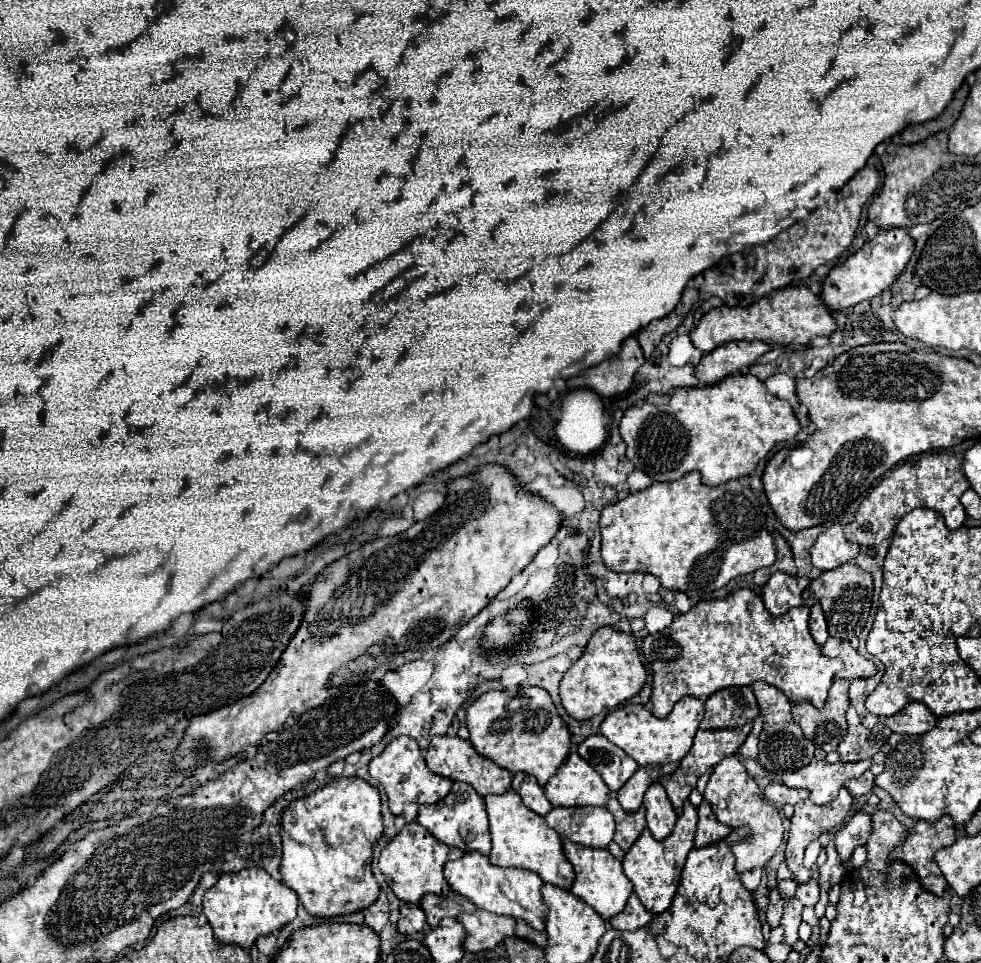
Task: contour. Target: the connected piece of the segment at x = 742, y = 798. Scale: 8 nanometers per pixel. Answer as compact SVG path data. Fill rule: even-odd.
M736 753L724 757L714 767L714 771L708 779L706 791L704 791L704 799L710 801L712 811L720 823L730 825L730 827L748 827L754 835L754 839L750 839L750 841L732 845L732 853L736 857L736 871L742 873L742 871L750 871L754 867L764 867L782 843L782 837L784 837L782 815L780 815L778 807L768 803L764 797L760 797L758 783L748 775L746 767L742 765L742 761L738 759Z

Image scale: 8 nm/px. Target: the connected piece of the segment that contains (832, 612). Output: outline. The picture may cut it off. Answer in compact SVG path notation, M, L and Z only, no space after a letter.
M846 563L846 565L840 565L838 569L824 571L818 579L810 583L810 589L814 591L814 595L818 597L824 609L830 637L848 641L862 633L870 615L870 605L872 605L872 575L870 573L862 571L856 563Z

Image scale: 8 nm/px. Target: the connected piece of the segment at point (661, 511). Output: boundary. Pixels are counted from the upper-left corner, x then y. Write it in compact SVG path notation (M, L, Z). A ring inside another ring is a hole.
M692 471L676 481L652 483L648 489L630 493L628 497L604 507L600 517L602 559L612 571L650 573L660 579L664 589L682 591L692 599L702 599L706 593L724 587L730 579L774 563L776 549L766 521L768 505L758 497L756 509L756 495L750 487L742 485L740 481L728 481L720 487L708 487L700 481L700 475Z

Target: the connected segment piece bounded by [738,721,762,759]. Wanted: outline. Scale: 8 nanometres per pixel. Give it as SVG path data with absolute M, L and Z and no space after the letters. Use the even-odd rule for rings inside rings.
M754 721L754 727L752 727L752 731L750 731L750 735L746 737L746 741L742 743L742 747L738 749L738 753L742 755L742 757L756 757L758 755L758 733L760 733L760 729L762 729L762 723L760 721Z

